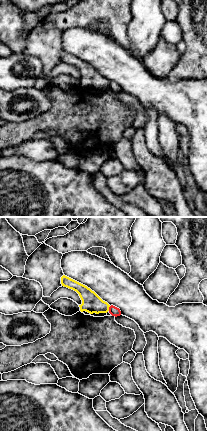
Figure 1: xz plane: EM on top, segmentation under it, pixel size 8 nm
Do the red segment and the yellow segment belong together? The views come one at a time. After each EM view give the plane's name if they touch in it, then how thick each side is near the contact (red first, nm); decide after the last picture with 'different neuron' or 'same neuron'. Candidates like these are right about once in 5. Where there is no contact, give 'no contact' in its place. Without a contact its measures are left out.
meets red in xz; 80 nm thick on the red side, 160 nm on the other

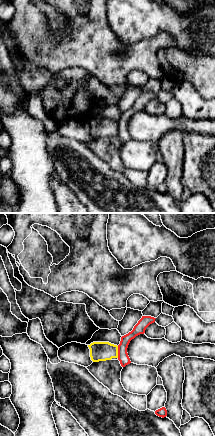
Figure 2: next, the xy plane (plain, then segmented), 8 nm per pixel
meets red in xy; 90 nm thick on the red side, 160 nm on the other

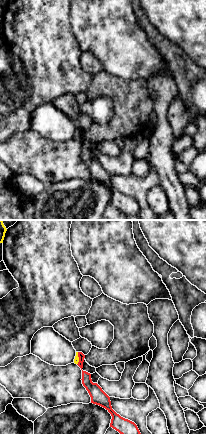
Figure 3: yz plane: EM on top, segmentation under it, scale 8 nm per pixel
meets red in yz; 80 nm thick on the red side, 50 nm on the other

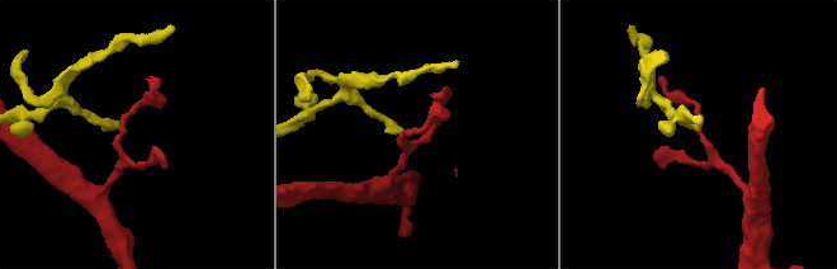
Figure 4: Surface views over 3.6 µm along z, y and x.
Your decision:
different neuron

